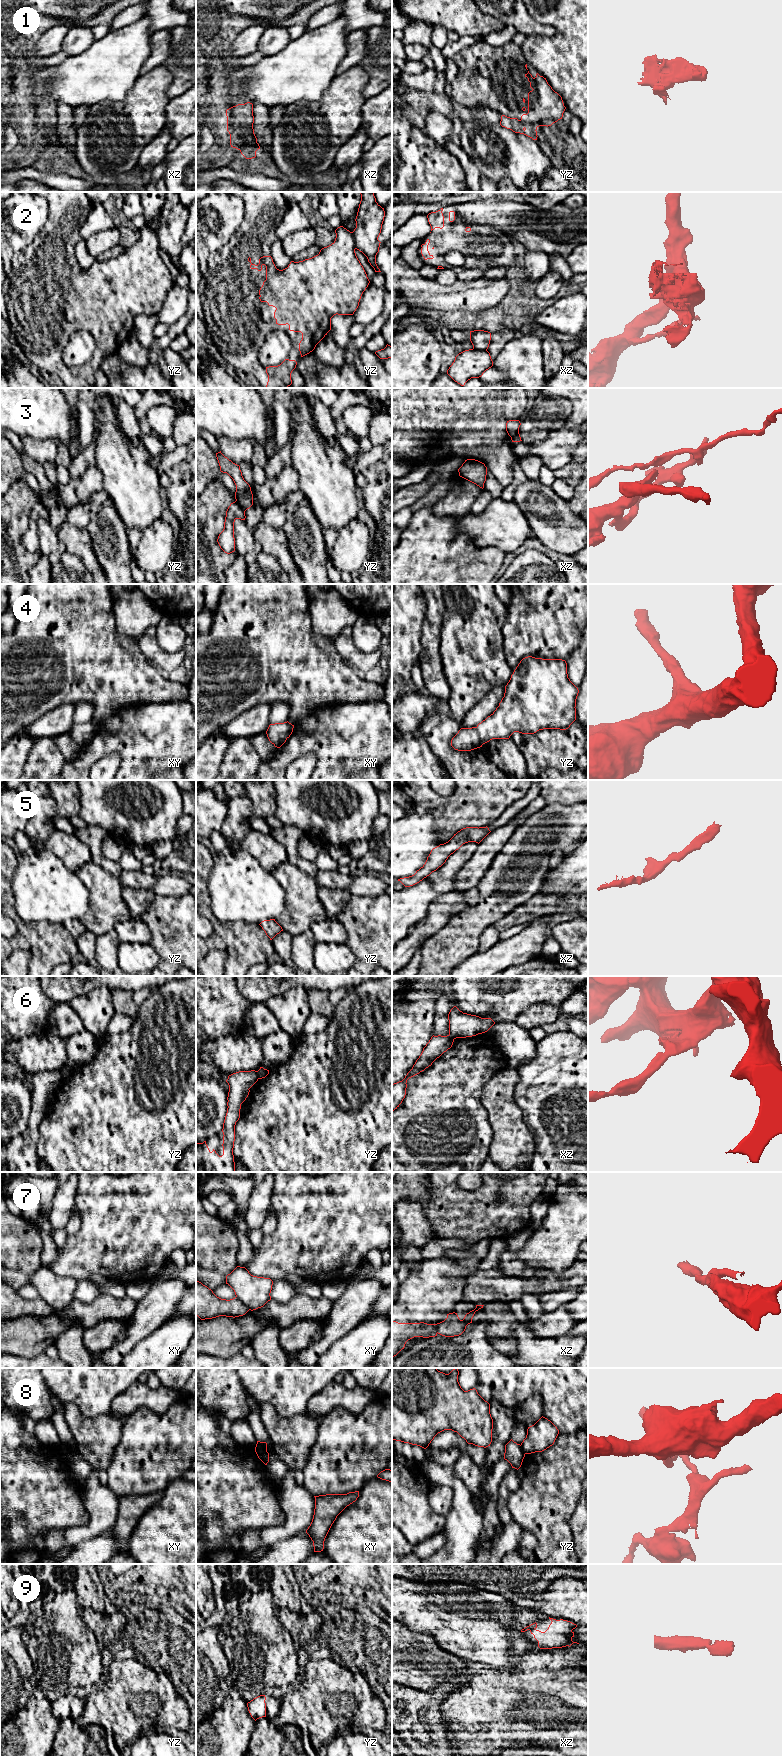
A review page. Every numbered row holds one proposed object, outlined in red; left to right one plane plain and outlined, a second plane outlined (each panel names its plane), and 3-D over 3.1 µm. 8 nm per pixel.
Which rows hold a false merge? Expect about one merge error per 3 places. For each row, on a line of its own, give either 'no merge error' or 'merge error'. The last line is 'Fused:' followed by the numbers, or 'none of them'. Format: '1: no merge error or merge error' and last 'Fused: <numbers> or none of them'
1: merge error
2: merge error
3: merge error
4: no merge error
5: no merge error
6: merge error
7: merge error
8: merge error
9: no merge error
Fused: 1, 2, 3, 6, 7, 8

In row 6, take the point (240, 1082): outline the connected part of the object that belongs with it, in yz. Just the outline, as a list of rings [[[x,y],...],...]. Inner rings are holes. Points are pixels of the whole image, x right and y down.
[[[239,1071],[228,1076],[227,1113],[223,1123],[223,1155],[219,1156],[206,1144],[196,1143],[196,1172],[235,1172],[233,1155],[235,1125],[240,1118],[241,1104],[249,1095],[250,1088],[258,1081],[258,1072]]]

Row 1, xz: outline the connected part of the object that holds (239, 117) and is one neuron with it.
[[[247,102],[238,104],[226,110],[227,116],[227,131],[229,134],[237,134],[241,129],[246,129],[247,132],[254,132],[253,123],[253,104]]]

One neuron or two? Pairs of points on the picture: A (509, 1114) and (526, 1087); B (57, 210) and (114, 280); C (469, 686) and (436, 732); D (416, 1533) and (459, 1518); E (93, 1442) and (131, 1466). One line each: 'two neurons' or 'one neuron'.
A: two neurons
B: one neuron
C: two neurons
D: two neurons
E: two neurons

